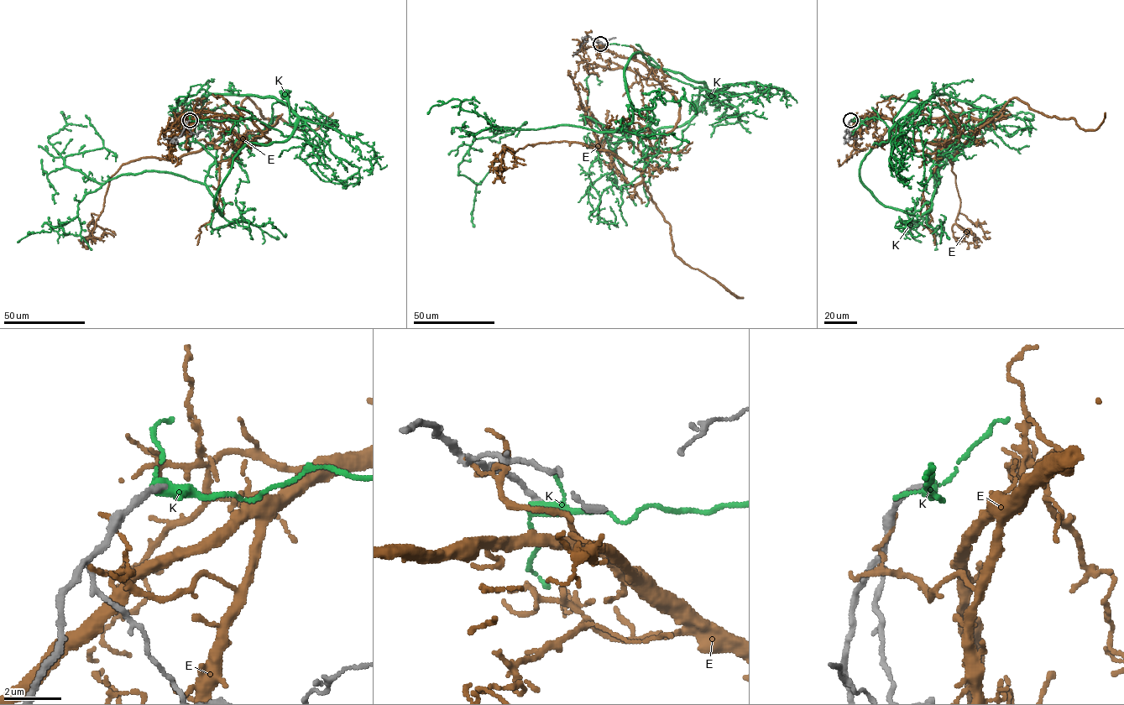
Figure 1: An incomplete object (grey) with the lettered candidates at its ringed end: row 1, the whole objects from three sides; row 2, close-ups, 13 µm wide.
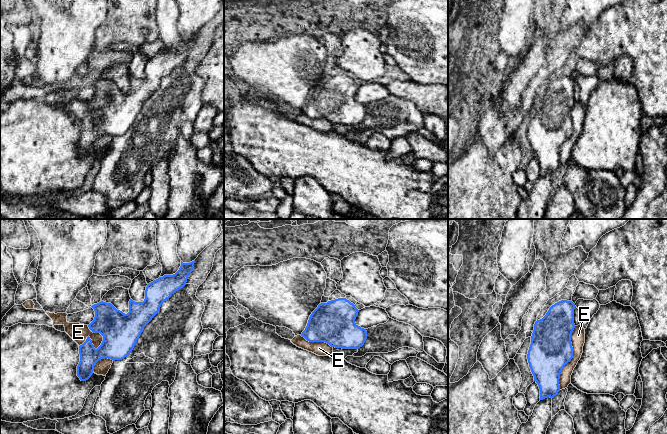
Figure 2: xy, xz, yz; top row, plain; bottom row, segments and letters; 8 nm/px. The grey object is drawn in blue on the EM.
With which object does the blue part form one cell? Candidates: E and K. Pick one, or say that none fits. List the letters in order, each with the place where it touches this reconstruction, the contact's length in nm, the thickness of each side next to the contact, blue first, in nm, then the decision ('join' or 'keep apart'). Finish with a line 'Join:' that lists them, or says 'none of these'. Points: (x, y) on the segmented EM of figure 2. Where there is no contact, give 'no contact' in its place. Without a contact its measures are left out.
E: yz (572, 357) | 550 nm | 340/110 nm | keep apart
K: no contact | keep apart
Join: none of these

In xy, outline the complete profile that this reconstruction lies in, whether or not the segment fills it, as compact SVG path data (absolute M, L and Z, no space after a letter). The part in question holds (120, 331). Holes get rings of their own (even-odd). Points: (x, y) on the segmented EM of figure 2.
M195 260L190 263L181 261L181 266L175 274L164 275L149 283L144 301L135 302L130 299L127 314L103 301L91 306L95 317L88 327L93 333L100 333L103 341L95 349L88 336L79 346L77 376L81 381L91 377L99 360L122 360L131 353L144 327L160 311L163 302L186 285L189 274L194 270L194 263Z

